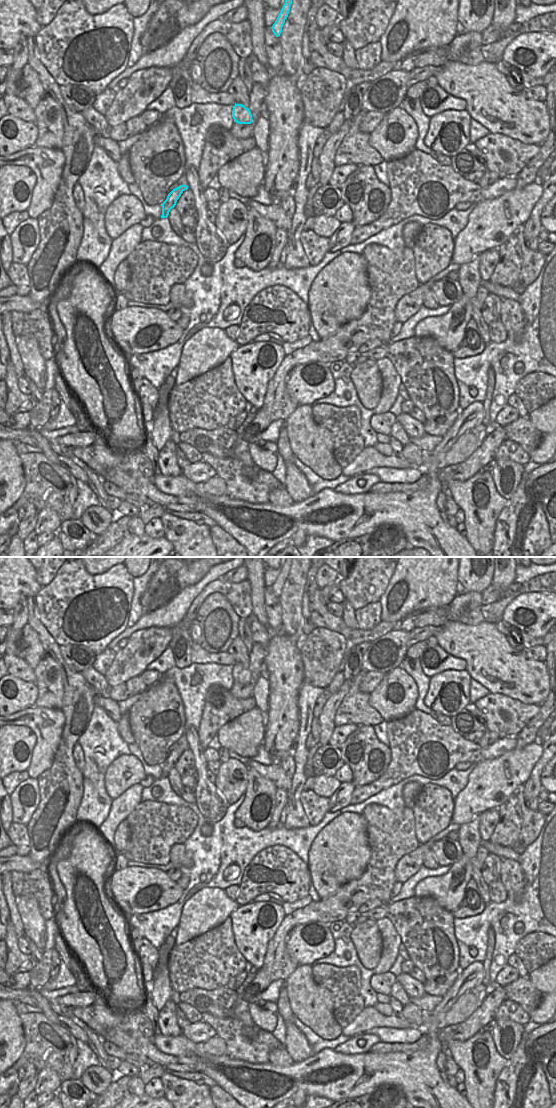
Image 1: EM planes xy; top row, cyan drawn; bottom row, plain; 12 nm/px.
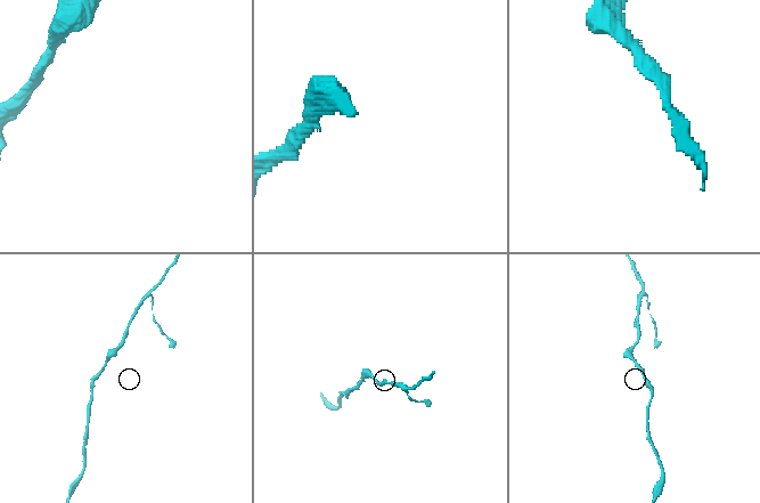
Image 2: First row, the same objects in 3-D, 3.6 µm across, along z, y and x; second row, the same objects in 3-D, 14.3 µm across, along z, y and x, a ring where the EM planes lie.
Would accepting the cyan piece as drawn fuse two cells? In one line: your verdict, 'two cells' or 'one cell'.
one cell

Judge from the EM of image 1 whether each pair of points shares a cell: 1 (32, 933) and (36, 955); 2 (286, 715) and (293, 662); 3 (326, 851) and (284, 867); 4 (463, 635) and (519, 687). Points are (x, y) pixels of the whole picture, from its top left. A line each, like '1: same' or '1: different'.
1: different
2: same
3: different
4: same

